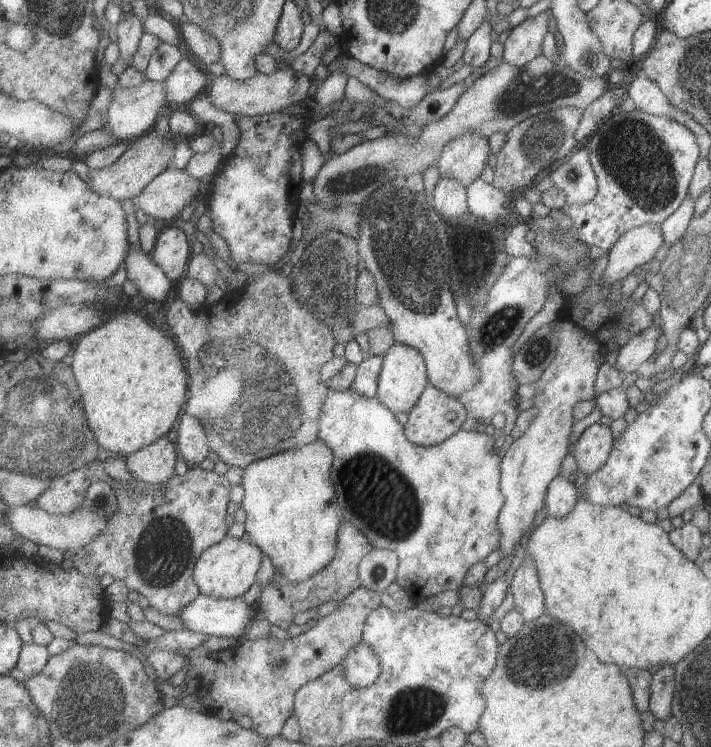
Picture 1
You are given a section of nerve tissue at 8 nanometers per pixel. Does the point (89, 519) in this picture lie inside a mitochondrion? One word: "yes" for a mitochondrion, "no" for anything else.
yes

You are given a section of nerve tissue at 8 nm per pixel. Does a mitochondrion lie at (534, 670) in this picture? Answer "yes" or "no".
yes

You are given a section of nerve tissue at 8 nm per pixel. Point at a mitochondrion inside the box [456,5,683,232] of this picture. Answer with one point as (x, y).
(632, 153)

